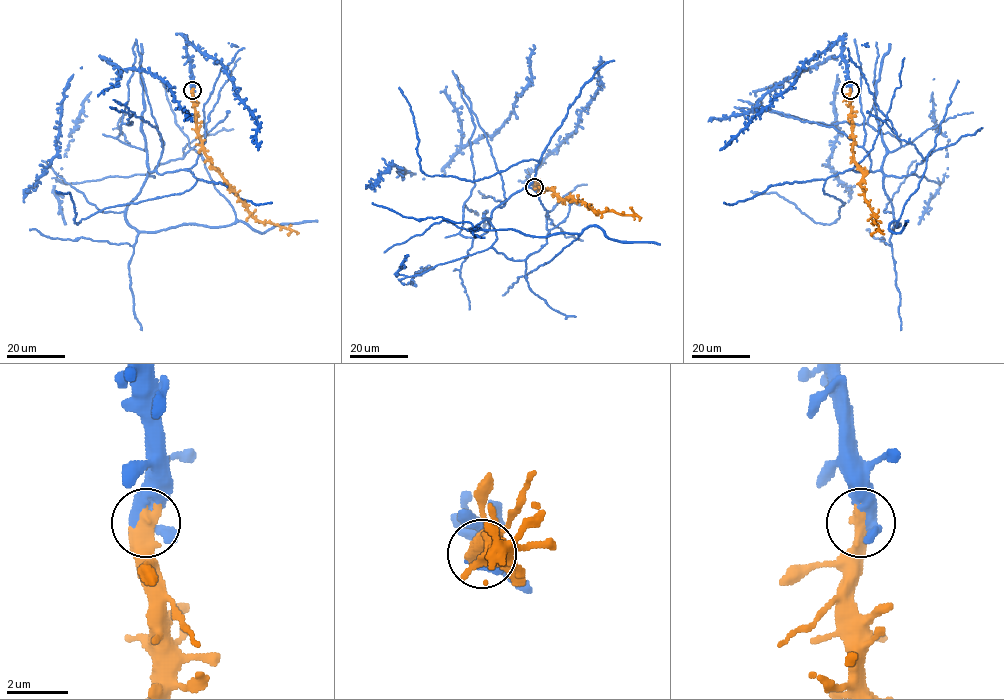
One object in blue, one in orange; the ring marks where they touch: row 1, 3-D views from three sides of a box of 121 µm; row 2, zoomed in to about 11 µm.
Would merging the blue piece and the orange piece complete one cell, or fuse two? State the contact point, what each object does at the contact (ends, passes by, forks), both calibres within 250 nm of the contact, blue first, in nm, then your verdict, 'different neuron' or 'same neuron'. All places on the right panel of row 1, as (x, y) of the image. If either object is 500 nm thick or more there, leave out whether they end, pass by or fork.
(850, 90) | 480/600 nm | same neuron

